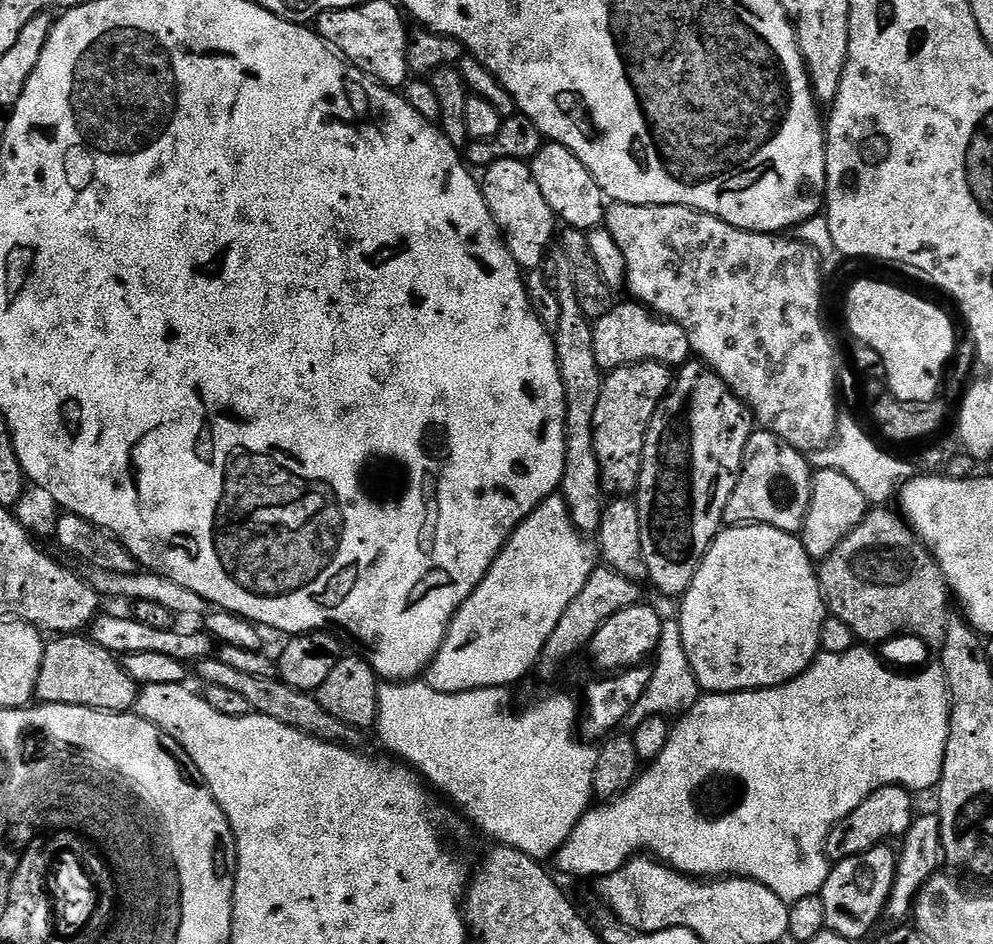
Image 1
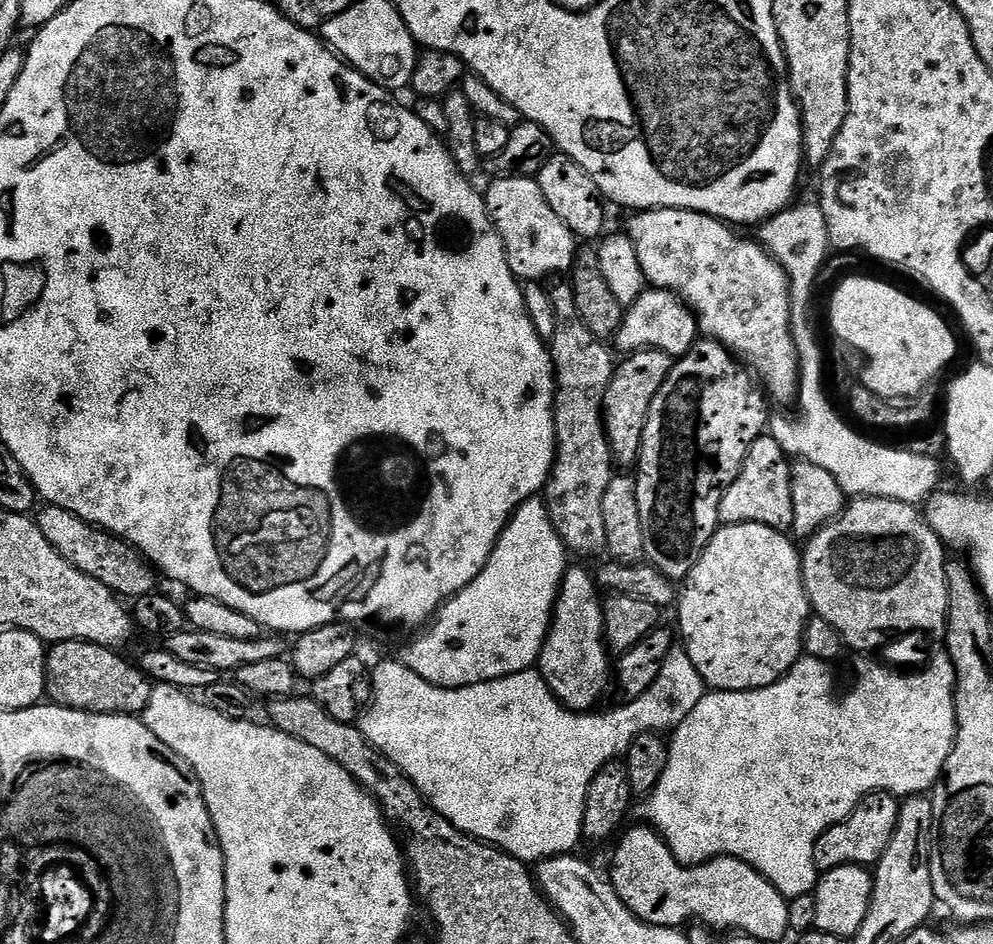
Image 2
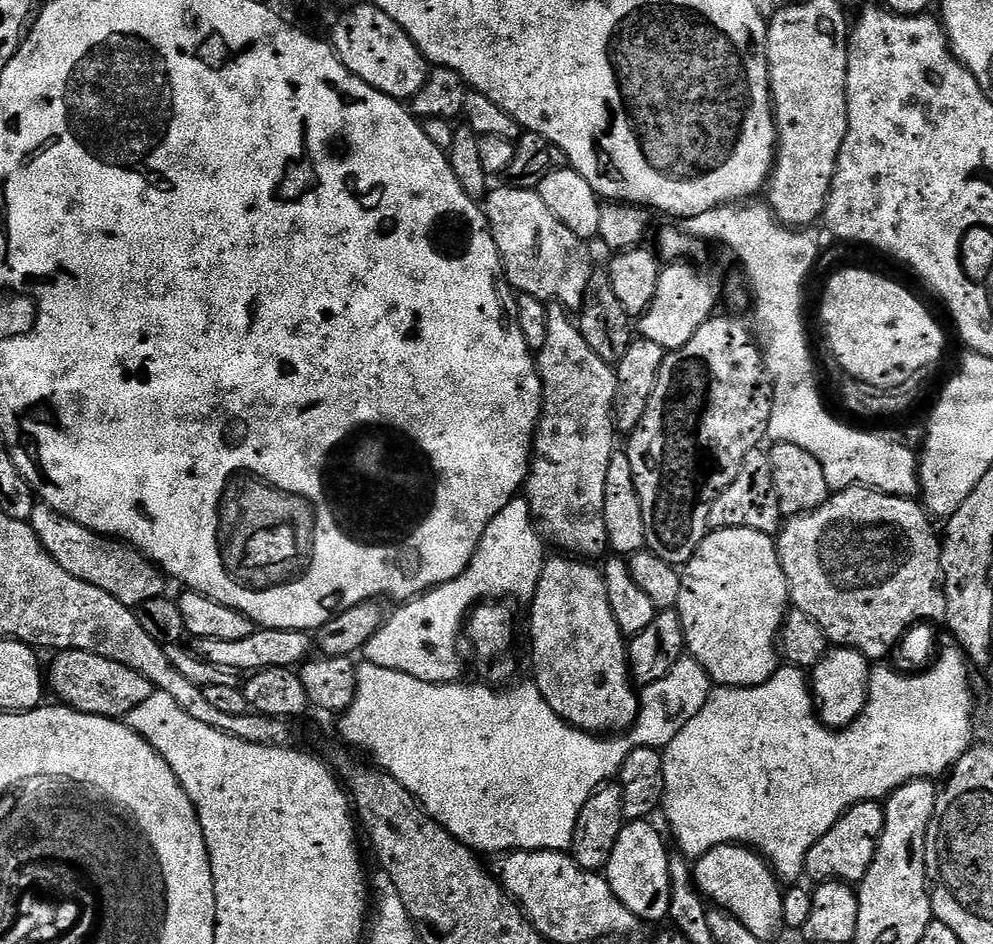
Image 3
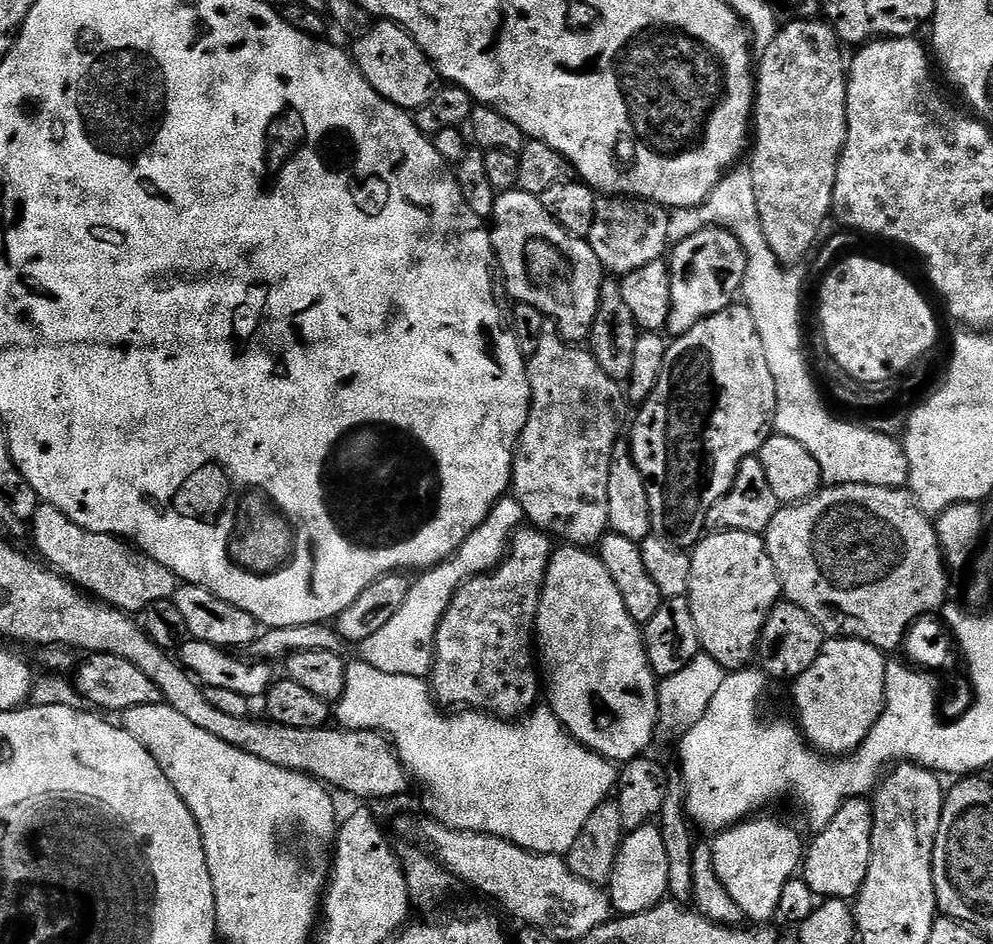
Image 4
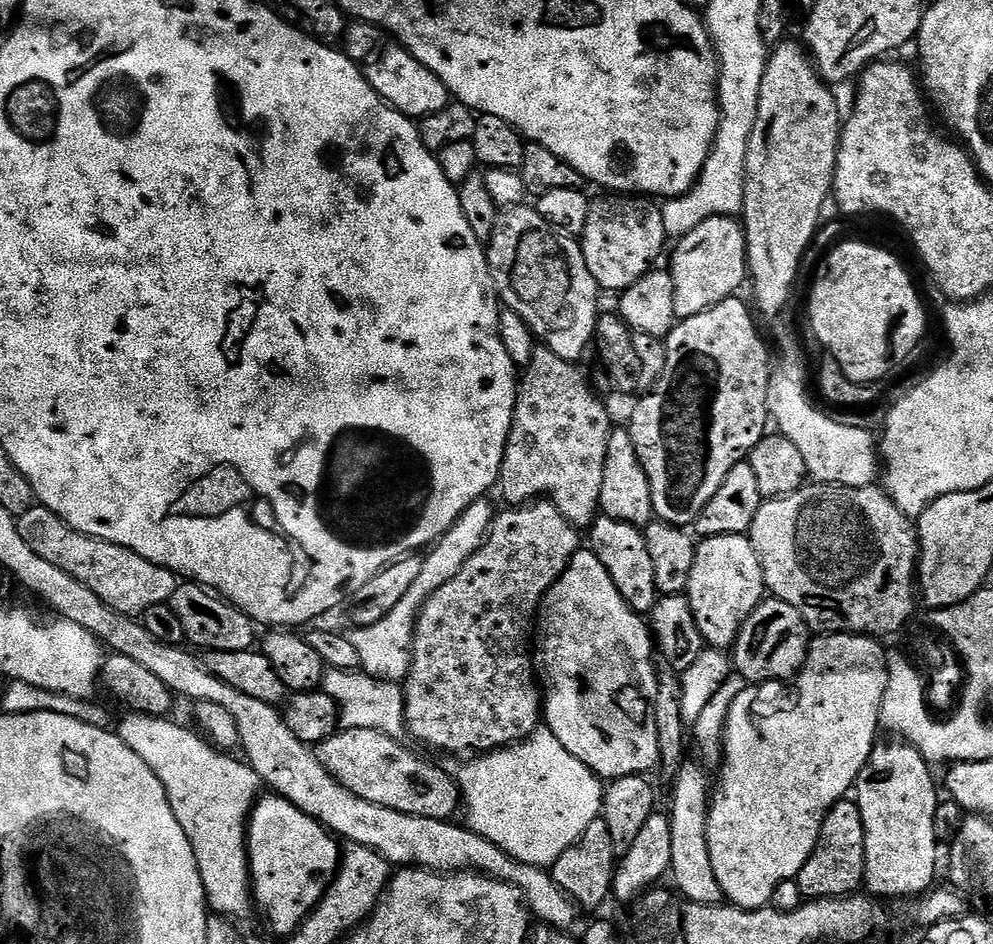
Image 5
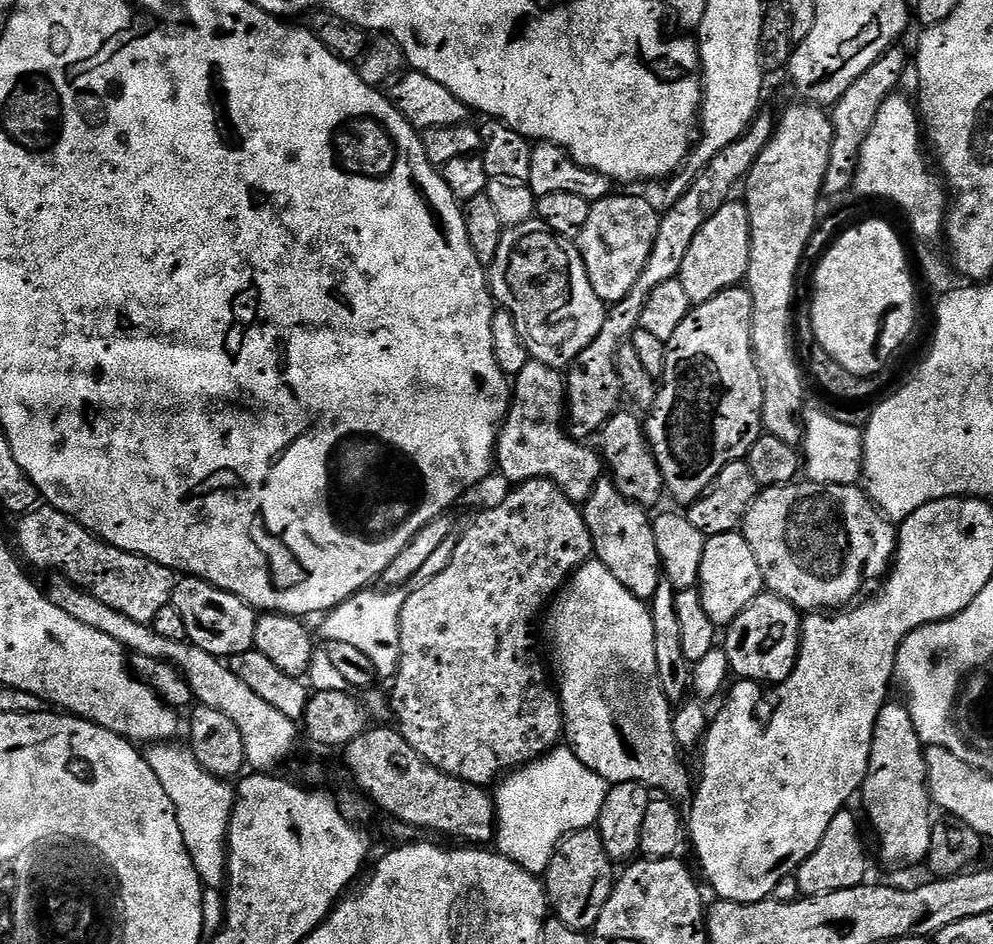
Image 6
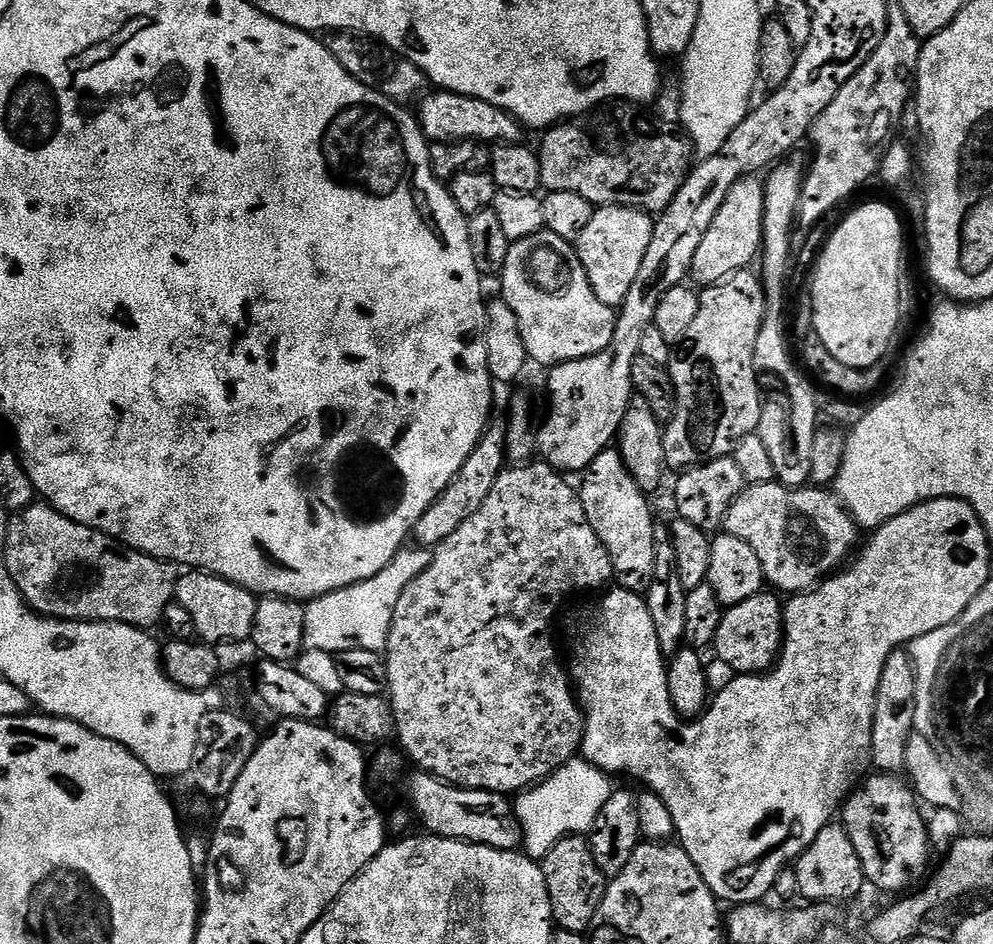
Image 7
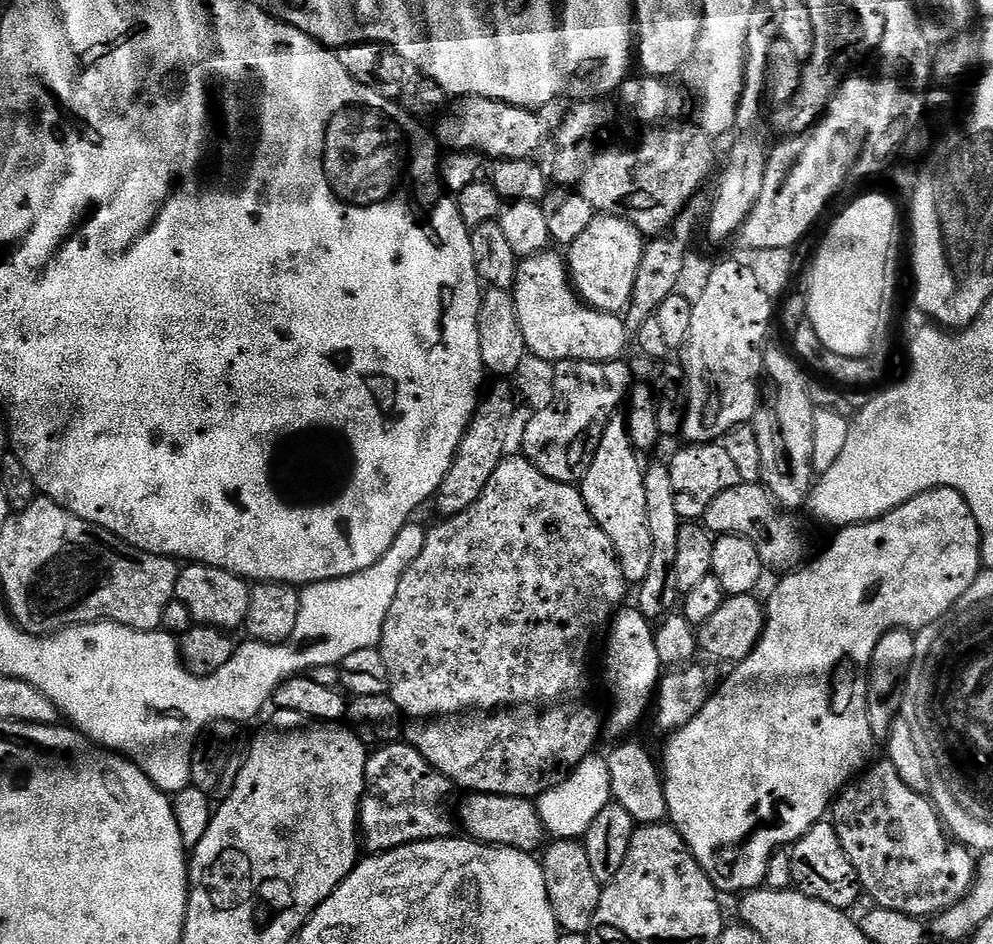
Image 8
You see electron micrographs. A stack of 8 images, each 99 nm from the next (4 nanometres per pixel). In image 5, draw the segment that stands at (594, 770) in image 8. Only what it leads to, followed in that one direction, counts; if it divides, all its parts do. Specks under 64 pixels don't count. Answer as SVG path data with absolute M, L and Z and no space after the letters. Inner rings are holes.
M547 726L537 728L518 744L509 744L507 748L498 748L495 752L486 752L469 760L472 761L454 772L466 812L468 808L467 827L494 842L518 862L551 869L565 850L574 846L586 826L601 819L605 785L595 772L578 762L578 758L574 758L558 738L554 738Z

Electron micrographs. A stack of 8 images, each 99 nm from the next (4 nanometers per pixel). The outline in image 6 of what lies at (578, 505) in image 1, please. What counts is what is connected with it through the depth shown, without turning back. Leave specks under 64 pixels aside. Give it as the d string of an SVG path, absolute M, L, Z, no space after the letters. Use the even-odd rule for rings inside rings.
M529 359L526 366L516 377L510 388L508 416L496 437L494 464L513 485L524 484L527 480L553 480L573 502L587 501L592 487L602 476L602 456L599 451L591 452L587 443L573 440L566 431L566 380L557 369L551 368L534 359Z

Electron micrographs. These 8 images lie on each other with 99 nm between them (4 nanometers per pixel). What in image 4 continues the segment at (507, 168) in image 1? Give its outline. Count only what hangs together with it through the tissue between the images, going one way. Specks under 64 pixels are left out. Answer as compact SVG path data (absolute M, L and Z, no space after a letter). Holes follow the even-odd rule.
M513 190L511 192L499 193L494 202L494 210L492 211L492 218L490 221L490 231L492 234L492 249L496 252L496 263L498 265L498 272L504 275L504 288L513 297L511 298L515 303L525 304L526 306L534 306L534 310L538 310L551 323L555 324L557 332L569 342L584 342L591 337L592 323L598 314L598 298L600 297L600 288L604 285L606 273L604 268L598 262L598 254L594 254L594 250L588 244L587 239L579 236L572 236L562 226L558 226L558 222L546 210L546 206L540 201L539 196L530 194L529 192L522 192Z

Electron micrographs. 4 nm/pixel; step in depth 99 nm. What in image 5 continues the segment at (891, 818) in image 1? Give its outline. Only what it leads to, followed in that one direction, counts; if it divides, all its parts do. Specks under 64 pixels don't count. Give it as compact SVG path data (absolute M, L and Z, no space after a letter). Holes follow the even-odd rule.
M845 798L837 802L826 814L820 827L820 837L799 874L800 889L805 898L827 900L829 896L851 896L856 887L864 884L866 862L866 838L860 808L855 799Z

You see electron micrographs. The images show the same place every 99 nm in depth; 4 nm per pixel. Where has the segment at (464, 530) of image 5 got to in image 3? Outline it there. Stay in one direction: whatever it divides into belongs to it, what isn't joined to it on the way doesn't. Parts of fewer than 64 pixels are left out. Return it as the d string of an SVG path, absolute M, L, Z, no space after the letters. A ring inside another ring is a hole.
M517 498L511 500L507 506L502 510L502 514L498 514L494 518L494 522L490 522L490 526L486 530L486 534L480 540L478 550L474 554L474 558L470 562L470 566L466 566L466 570L462 574L458 574L458 578L454 578L450 582L440 584L436 588L431 588L430 591L424 593L422 596L415 596L413 600L401 603L400 608L396 613L389 615L384 621L384 625L379 628L374 634L374 638L370 638L366 641L362 649L362 656L367 663L373 664L374 666L382 666L386 670L398 670L402 674L410 674L410 678L418 678L422 682L430 682L431 684L455 684L461 679L460 676L464 672L464 664L460 661L460 640L462 644L462 633L466 628L466 621L473 608L481 602L491 601L493 598L511 598L513 601L525 600L525 602L531 601L536 594L536 587L538 586L540 579L542 578L542 572L544 570L544 562L546 559L545 541L542 539L541 533L538 531L537 521L532 519L532 511L528 505L527 499Z

